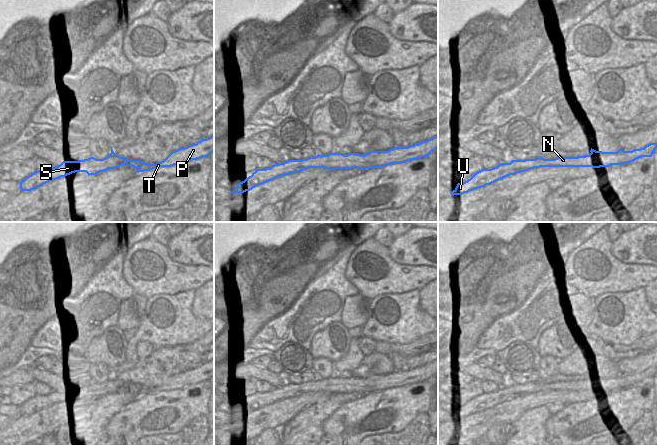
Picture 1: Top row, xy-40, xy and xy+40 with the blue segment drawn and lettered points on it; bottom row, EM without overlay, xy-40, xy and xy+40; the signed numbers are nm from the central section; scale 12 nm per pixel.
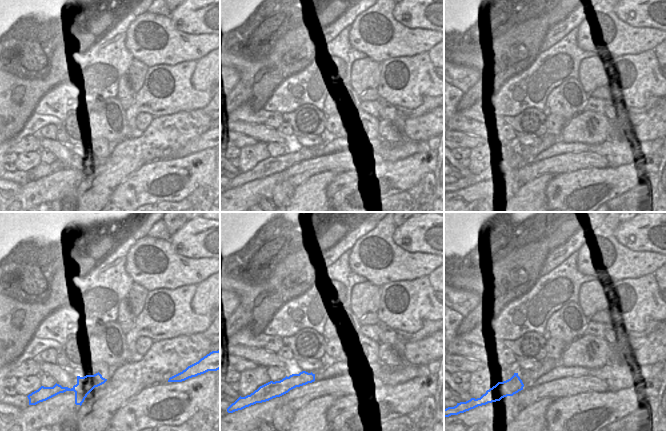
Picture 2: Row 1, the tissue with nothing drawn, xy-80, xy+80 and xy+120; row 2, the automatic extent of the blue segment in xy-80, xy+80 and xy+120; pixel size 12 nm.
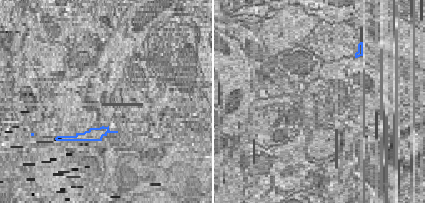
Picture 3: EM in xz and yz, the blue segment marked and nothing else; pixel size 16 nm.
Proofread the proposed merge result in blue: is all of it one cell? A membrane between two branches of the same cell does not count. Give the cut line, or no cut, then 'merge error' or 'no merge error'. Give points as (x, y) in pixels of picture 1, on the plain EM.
cut none; no merge error

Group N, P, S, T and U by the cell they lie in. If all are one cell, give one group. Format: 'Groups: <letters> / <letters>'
Groups: N P S T U

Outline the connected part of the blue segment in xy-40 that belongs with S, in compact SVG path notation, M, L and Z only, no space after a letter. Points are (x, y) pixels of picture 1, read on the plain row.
M214 359L201 363L196 368L172 375L163 385L156 388L147 388L140 384L127 384L116 379L111 371L111 377L103 382L90 381L78 385L63 385L60 389L42 396L36 395L20 406L21 415L31 415L52 404L65 401L75 396L86 396L96 399L109 393L115 393L122 389L137 392L137 396L150 395L160 391L172 391L182 389L192 384L208 381L214 375Z

